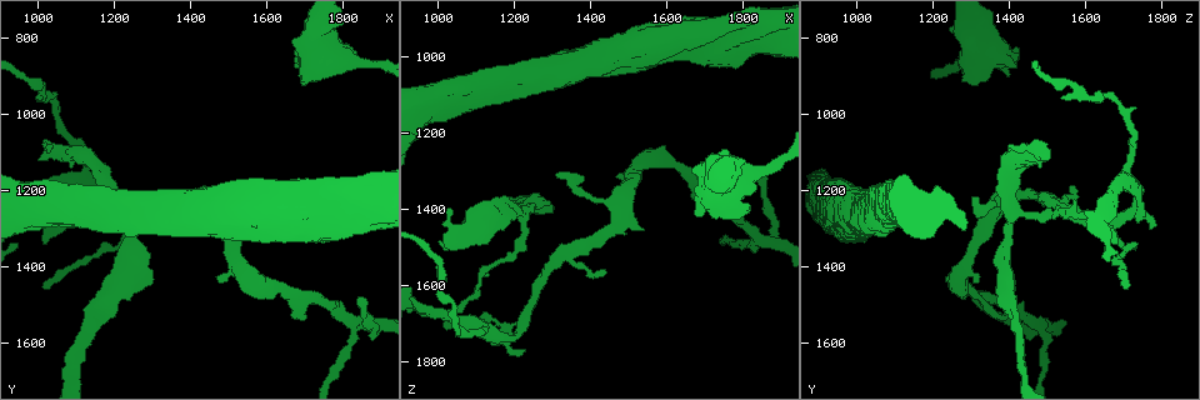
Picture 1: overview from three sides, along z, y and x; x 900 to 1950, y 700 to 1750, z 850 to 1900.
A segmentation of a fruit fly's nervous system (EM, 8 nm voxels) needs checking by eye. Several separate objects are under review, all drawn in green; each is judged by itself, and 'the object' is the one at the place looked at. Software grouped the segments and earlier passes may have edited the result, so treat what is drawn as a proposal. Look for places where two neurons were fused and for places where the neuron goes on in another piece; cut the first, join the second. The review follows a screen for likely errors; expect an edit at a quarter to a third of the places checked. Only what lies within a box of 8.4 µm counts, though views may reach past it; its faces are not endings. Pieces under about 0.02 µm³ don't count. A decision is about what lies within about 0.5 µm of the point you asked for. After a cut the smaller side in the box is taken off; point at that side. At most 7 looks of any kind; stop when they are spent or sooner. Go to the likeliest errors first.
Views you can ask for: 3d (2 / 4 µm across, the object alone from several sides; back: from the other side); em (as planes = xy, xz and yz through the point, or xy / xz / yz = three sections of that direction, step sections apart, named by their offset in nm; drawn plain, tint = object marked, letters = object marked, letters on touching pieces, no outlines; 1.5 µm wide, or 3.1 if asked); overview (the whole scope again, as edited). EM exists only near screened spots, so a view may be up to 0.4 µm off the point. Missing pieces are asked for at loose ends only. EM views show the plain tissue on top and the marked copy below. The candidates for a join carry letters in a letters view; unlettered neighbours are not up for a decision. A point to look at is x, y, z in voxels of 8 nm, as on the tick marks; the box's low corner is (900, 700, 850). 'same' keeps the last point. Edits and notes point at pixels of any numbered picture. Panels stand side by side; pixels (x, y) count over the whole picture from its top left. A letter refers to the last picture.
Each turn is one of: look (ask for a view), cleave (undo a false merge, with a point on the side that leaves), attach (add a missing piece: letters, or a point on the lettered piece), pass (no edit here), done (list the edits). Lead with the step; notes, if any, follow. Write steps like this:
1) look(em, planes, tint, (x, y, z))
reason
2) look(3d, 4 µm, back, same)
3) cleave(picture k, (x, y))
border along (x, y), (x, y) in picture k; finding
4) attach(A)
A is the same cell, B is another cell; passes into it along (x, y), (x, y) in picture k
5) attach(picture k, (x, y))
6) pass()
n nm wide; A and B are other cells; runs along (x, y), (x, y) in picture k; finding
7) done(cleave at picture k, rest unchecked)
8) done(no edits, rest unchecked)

look(3d, 2 µm, (1465, 1440, 1310))
free end

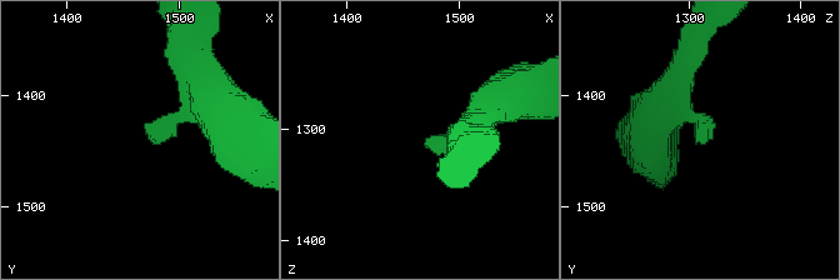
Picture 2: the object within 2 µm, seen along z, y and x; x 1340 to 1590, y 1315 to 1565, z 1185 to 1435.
look(em, planes, letters, (1474, 1440, 1312))
need the tissue

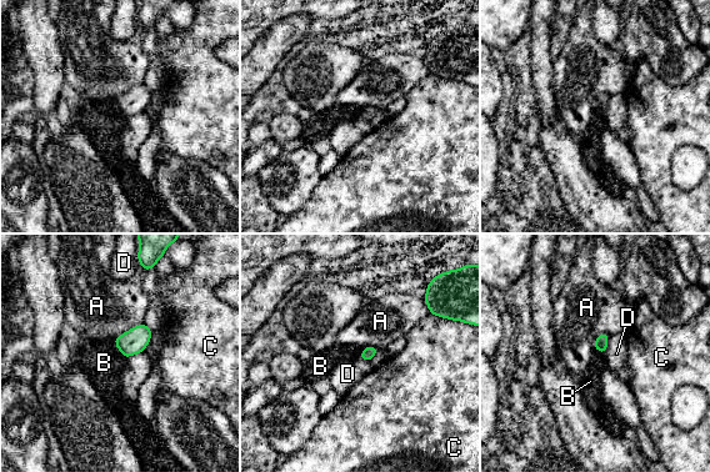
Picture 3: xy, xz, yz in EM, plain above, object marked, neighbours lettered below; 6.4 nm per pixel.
pass()
A, B, C and D are other cells; border along (113, 341), (125, 358) in picture 3; no lettered piece goes on from it

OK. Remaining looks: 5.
look(em, yz, step 8, tint, (1800, 870, 1295))
sudden change in width

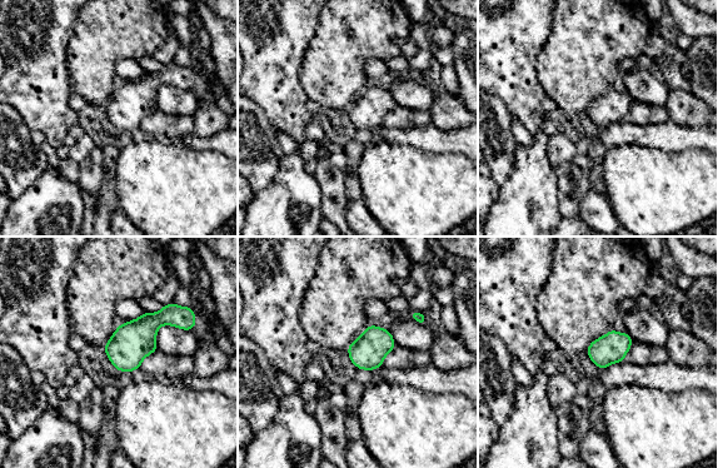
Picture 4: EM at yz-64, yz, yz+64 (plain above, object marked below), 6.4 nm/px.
look(em, planes, letters, same)

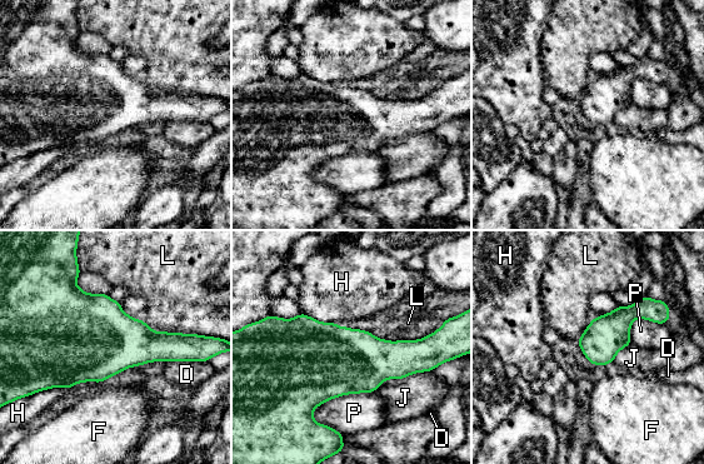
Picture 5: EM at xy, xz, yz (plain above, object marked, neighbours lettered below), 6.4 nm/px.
pass()
D, F, H, J, L and P are other cells; border along (300, 312), (321, 322), (335, 323) in picture 5; one neuron here

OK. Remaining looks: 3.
look(3d, 4 µm, (1020, 1335, 1680))

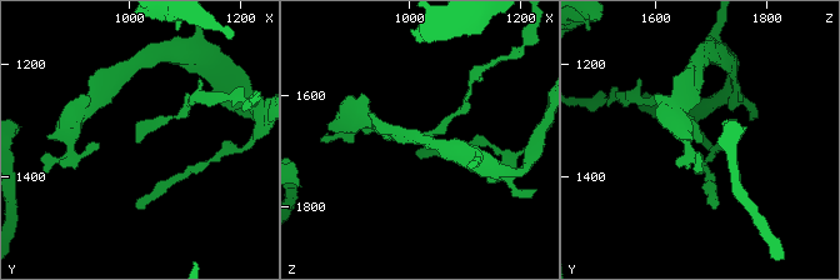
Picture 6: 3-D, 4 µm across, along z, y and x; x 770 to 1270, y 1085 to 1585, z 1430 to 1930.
look(em, planes, letters, (1020, 1340, 1680))

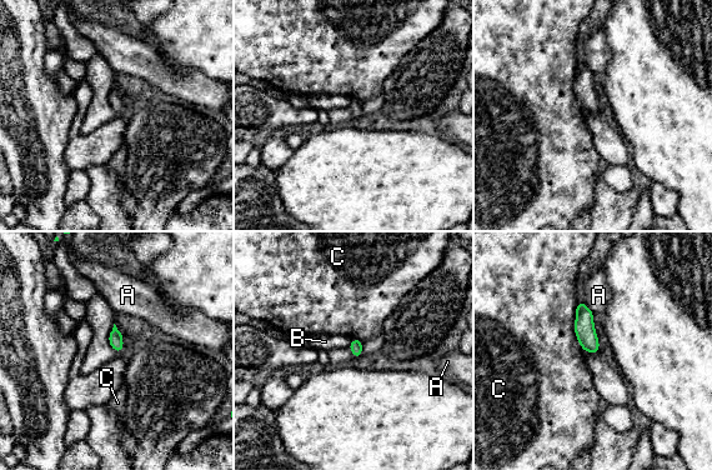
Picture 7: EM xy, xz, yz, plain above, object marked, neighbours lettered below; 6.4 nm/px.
pass()
A, B and C are other cells; border along (352, 339), (347, 346) in picture 7; none of them fits

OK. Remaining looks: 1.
done(no edits, rest unchecked)

